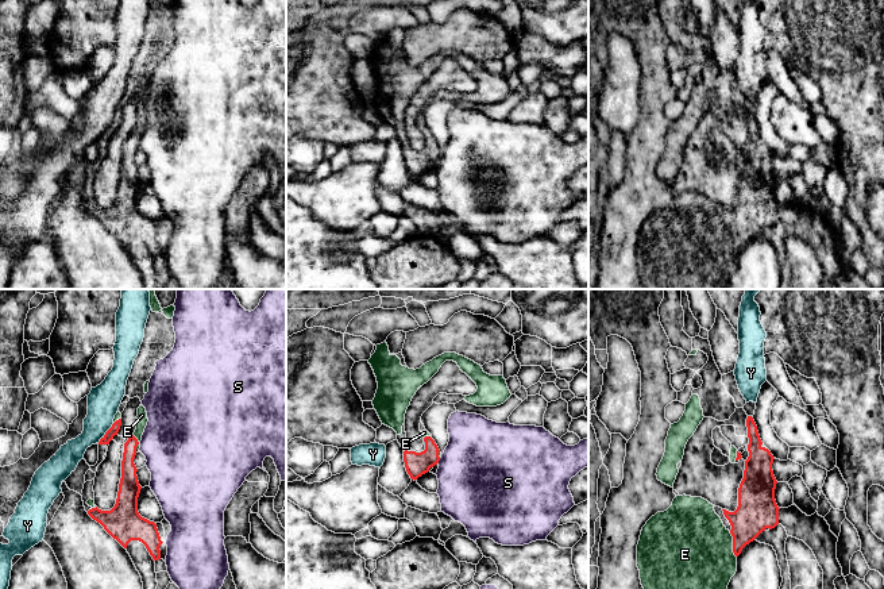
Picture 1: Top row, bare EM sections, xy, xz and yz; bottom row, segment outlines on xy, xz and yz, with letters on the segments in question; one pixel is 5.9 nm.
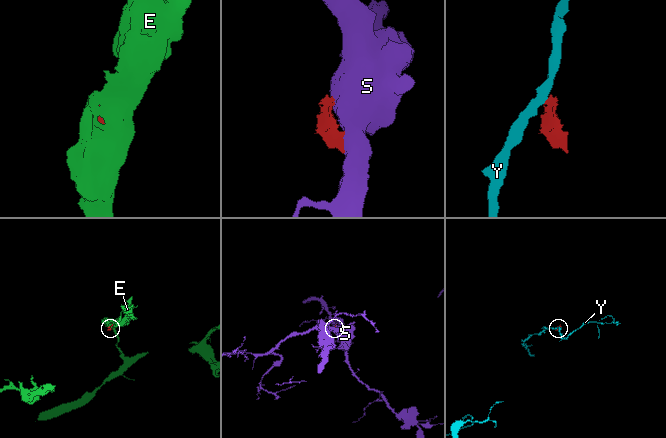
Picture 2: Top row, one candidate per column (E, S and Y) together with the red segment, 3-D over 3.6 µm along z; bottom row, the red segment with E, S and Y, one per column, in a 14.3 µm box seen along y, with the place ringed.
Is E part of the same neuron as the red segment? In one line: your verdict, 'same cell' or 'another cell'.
same cell

